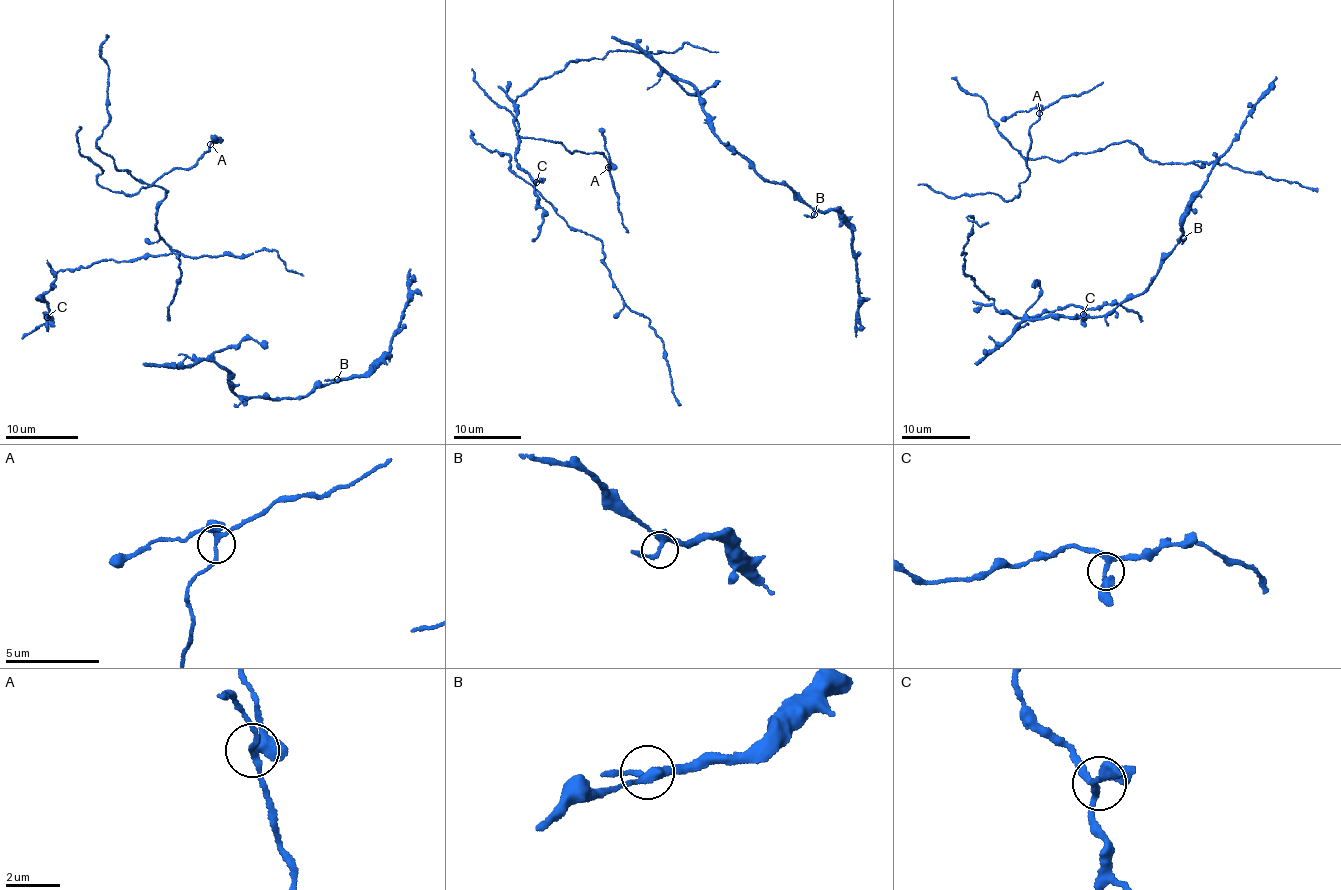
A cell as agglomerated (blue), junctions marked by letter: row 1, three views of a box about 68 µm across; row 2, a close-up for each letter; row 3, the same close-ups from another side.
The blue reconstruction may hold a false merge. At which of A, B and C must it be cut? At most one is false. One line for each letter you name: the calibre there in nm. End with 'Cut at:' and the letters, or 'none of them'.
Cut at: none of them

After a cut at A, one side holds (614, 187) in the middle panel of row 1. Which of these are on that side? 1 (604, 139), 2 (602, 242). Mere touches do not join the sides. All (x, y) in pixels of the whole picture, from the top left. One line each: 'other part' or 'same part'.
1: same part
2: other part

